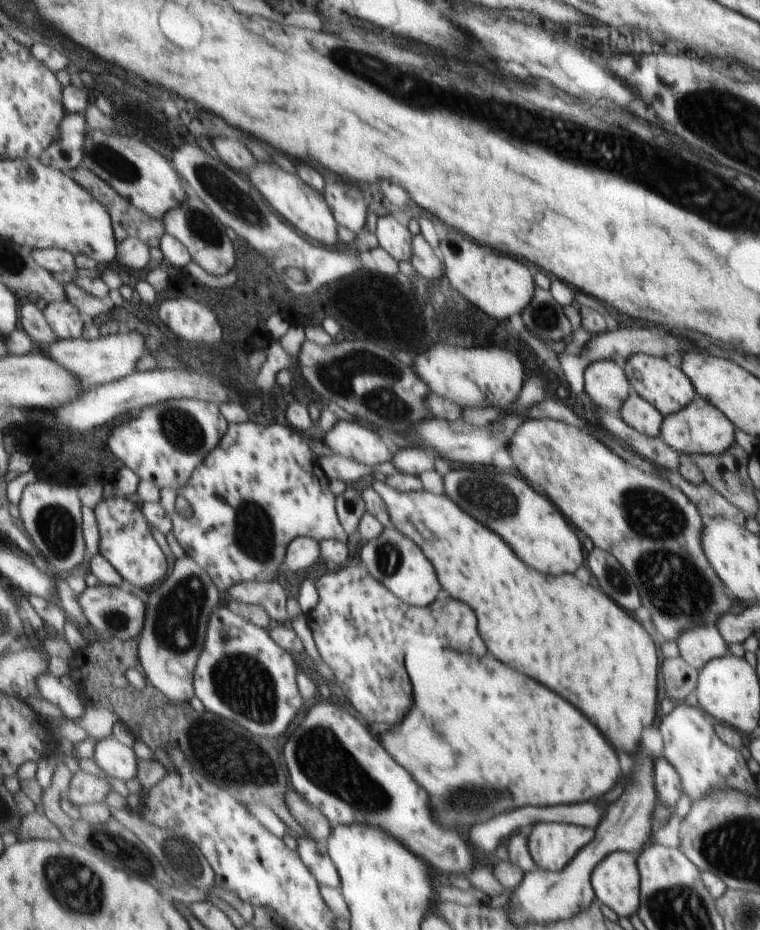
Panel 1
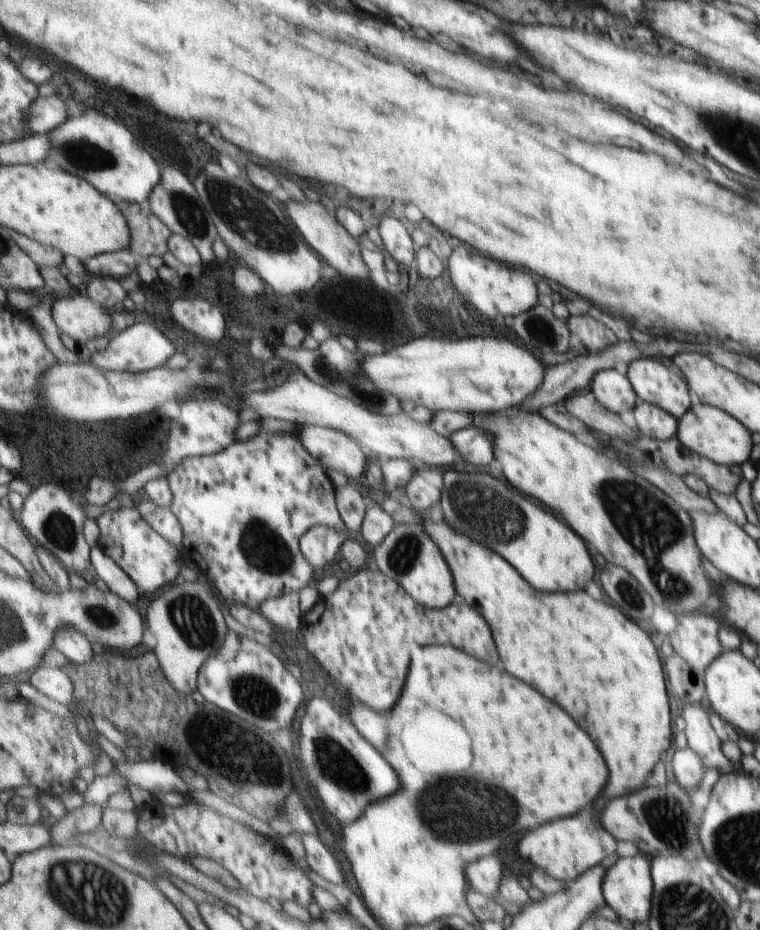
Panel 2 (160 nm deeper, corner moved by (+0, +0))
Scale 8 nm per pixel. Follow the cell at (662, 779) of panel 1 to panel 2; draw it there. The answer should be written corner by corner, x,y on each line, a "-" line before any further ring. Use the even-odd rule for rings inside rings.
683,746
685,750
677,750
673,754
671,766
673,766
673,774
677,778
677,782
681,784
681,788
691,790
696,789
695,786
701,782
703,774
705,774
706,766
700,759
700,756
687,746

